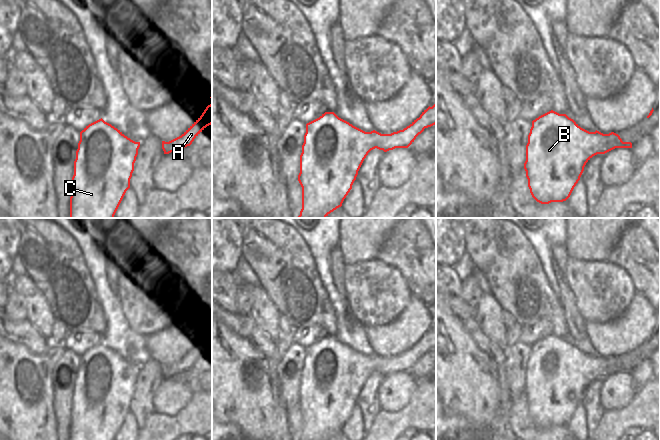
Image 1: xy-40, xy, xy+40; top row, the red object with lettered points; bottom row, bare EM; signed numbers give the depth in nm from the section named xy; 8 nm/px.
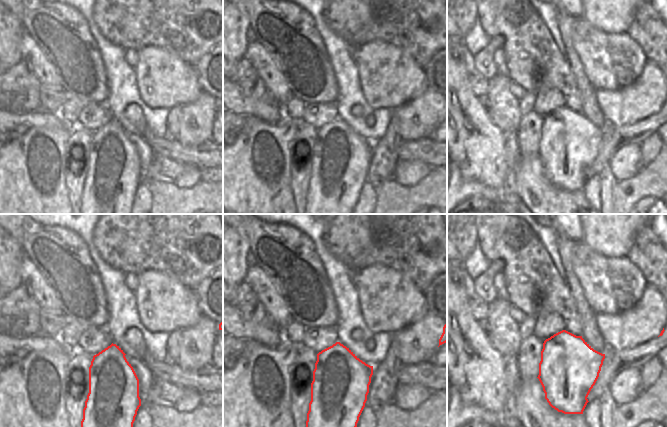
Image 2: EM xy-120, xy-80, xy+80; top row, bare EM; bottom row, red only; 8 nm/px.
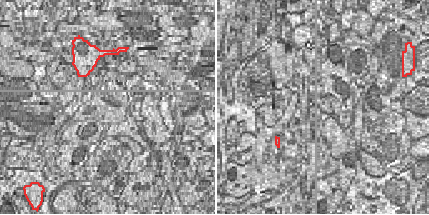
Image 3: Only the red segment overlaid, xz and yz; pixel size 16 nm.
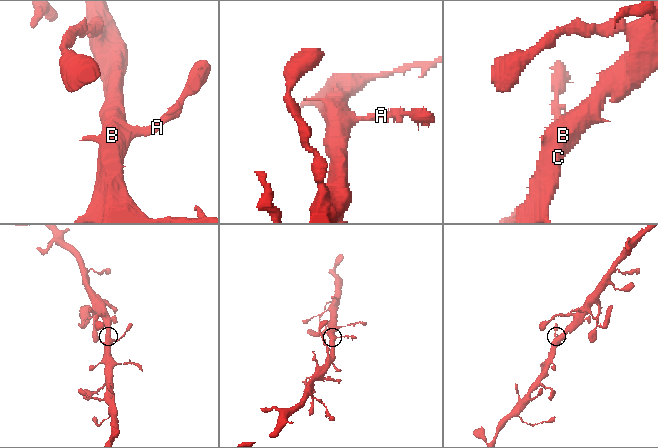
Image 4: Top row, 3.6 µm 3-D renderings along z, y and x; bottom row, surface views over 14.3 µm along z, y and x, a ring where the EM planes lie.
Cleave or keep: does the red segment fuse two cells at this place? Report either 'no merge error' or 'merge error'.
no merge error

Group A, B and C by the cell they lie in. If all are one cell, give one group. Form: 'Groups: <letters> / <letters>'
Groups: A B C

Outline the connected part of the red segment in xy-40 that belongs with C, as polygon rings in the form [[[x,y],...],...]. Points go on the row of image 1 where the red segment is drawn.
[[[102,118],[80,132],[72,177],[70,218],[114,218],[130,188],[139,147],[140,142],[131,140]]]

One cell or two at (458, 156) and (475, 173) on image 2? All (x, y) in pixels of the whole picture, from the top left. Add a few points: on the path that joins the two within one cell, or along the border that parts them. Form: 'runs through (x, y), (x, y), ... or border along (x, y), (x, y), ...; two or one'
runs through (462, 160), (471, 169); one

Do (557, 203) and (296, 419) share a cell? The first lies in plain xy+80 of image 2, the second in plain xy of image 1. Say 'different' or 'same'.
same

